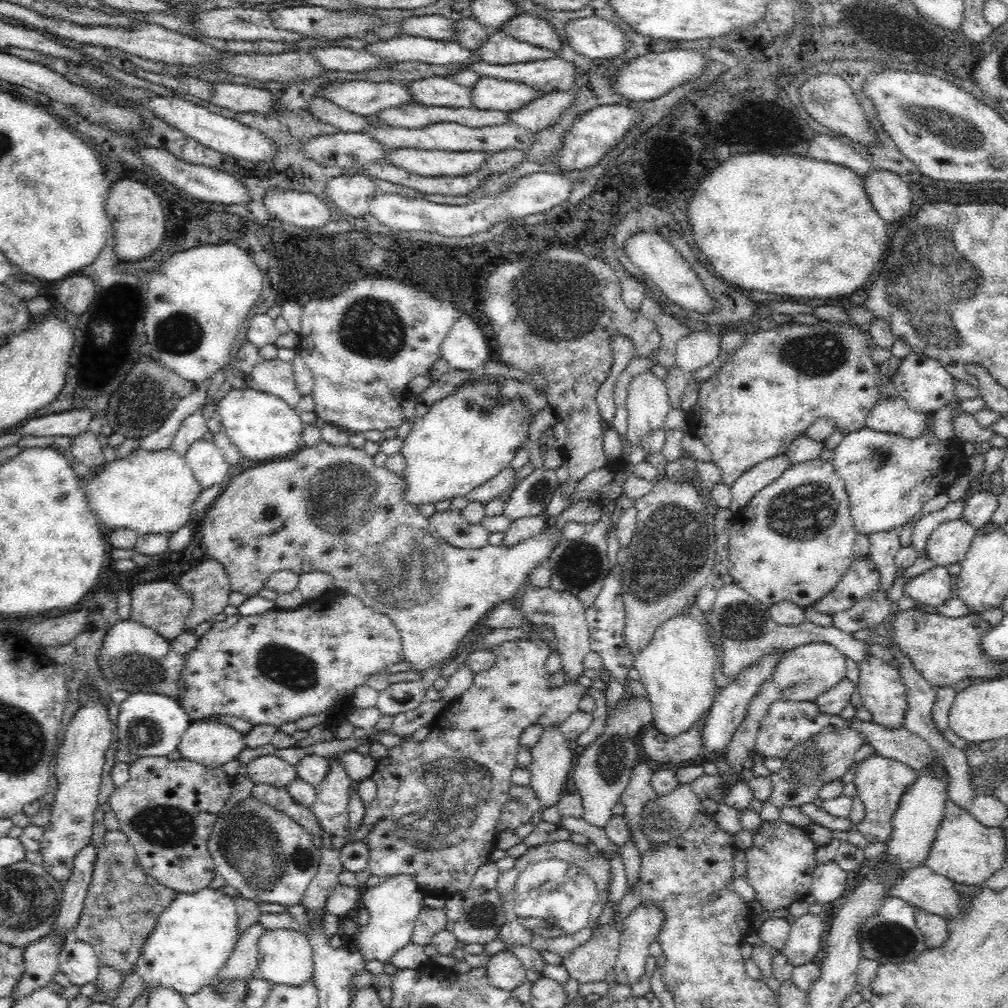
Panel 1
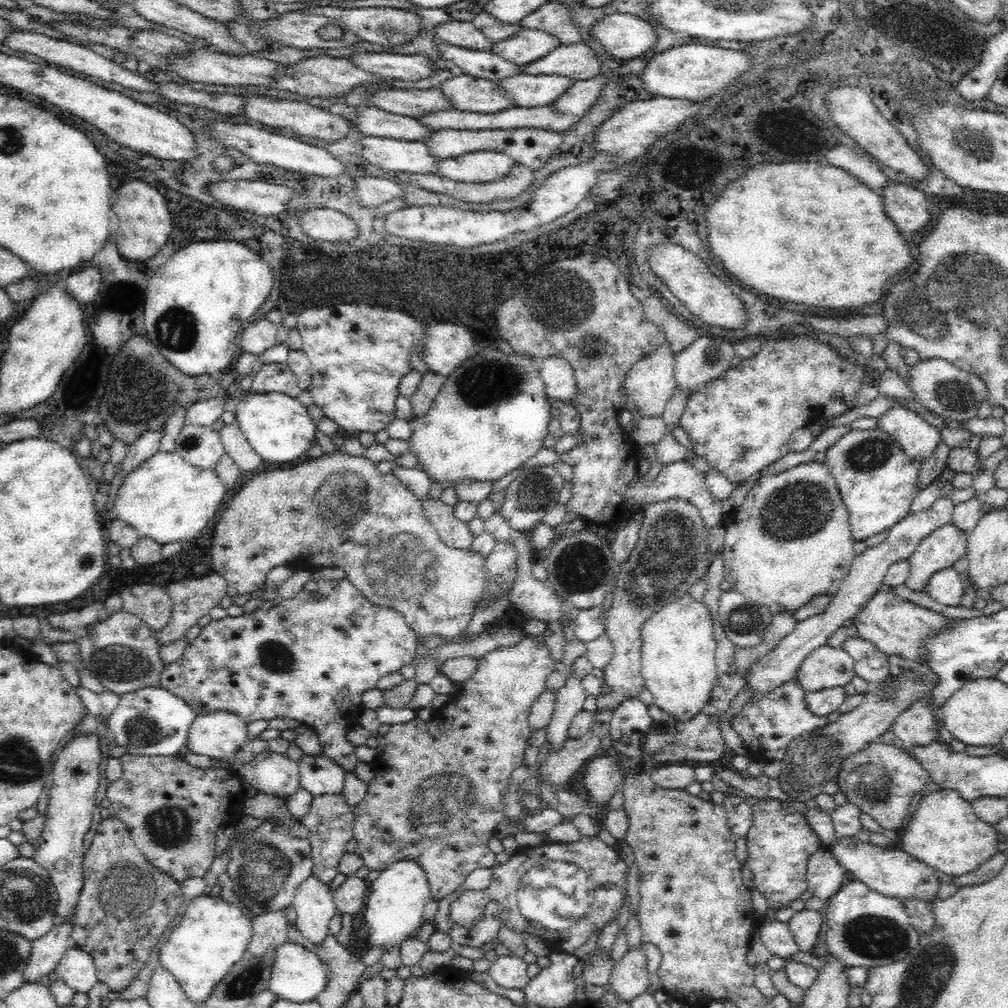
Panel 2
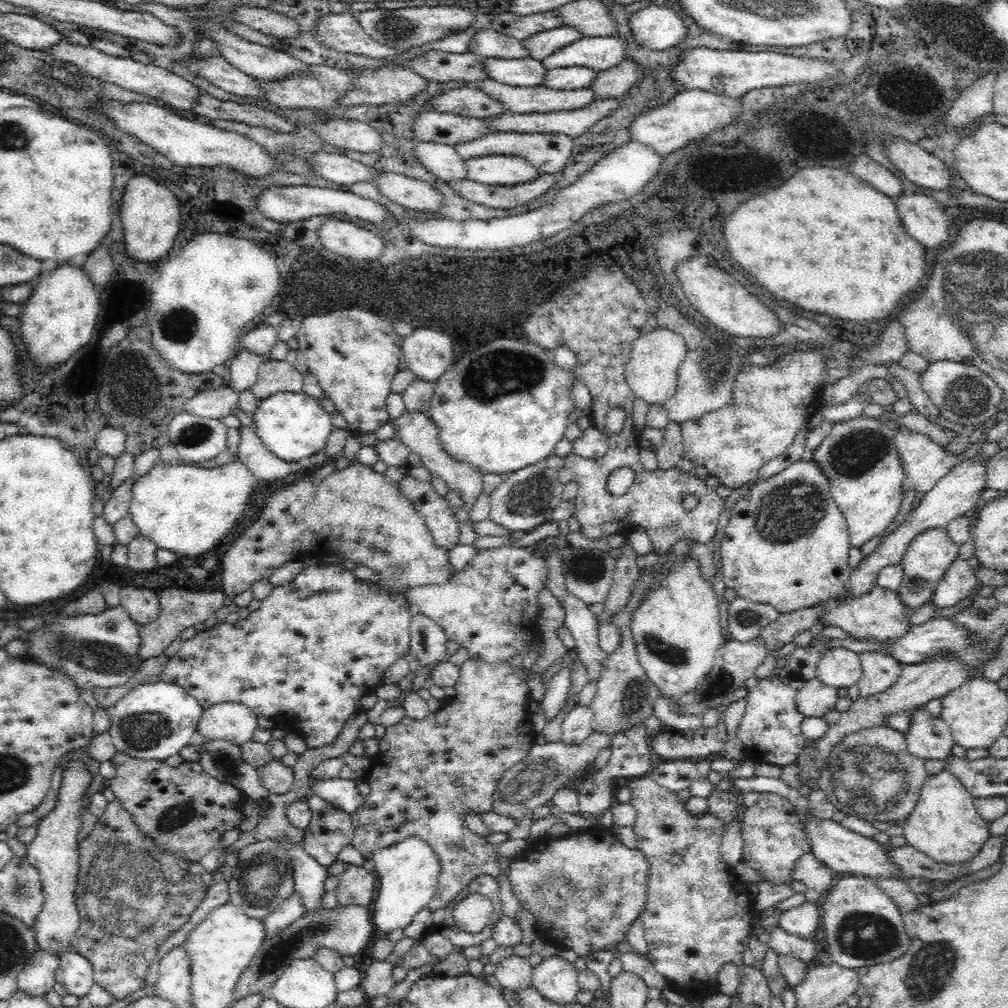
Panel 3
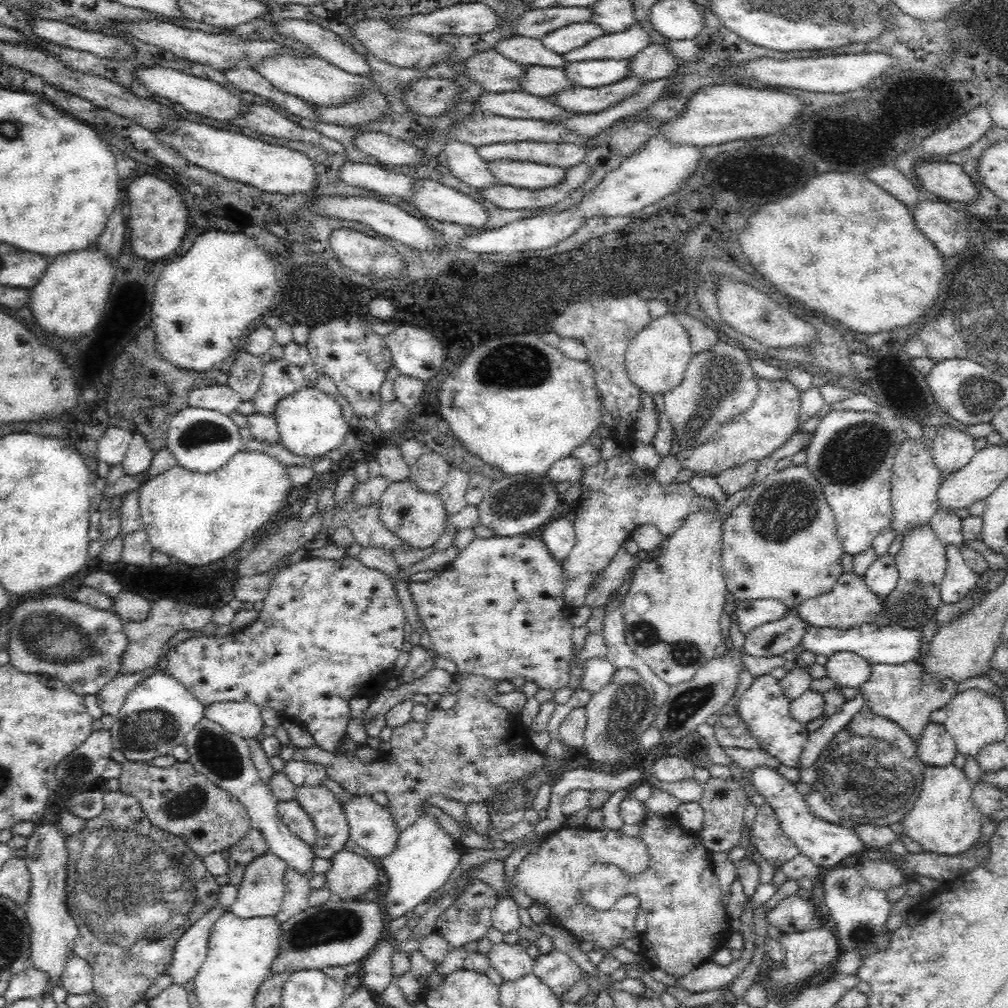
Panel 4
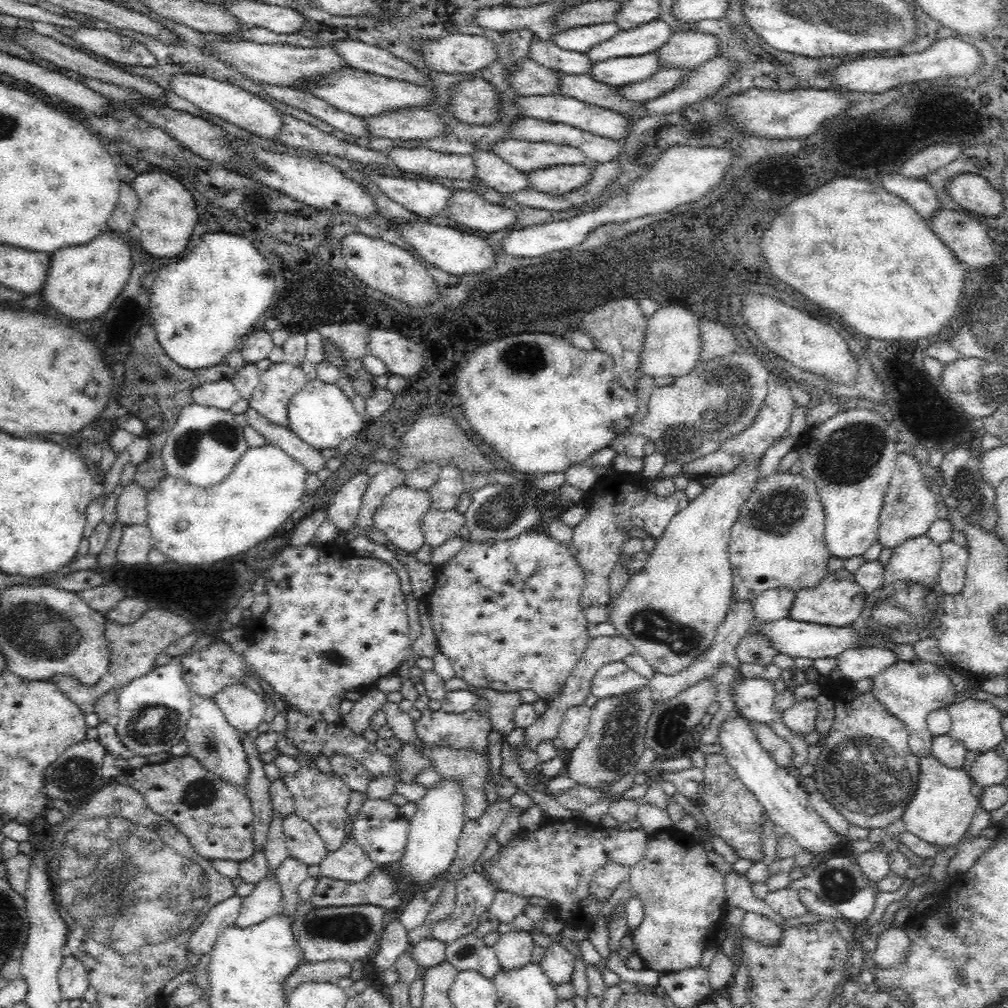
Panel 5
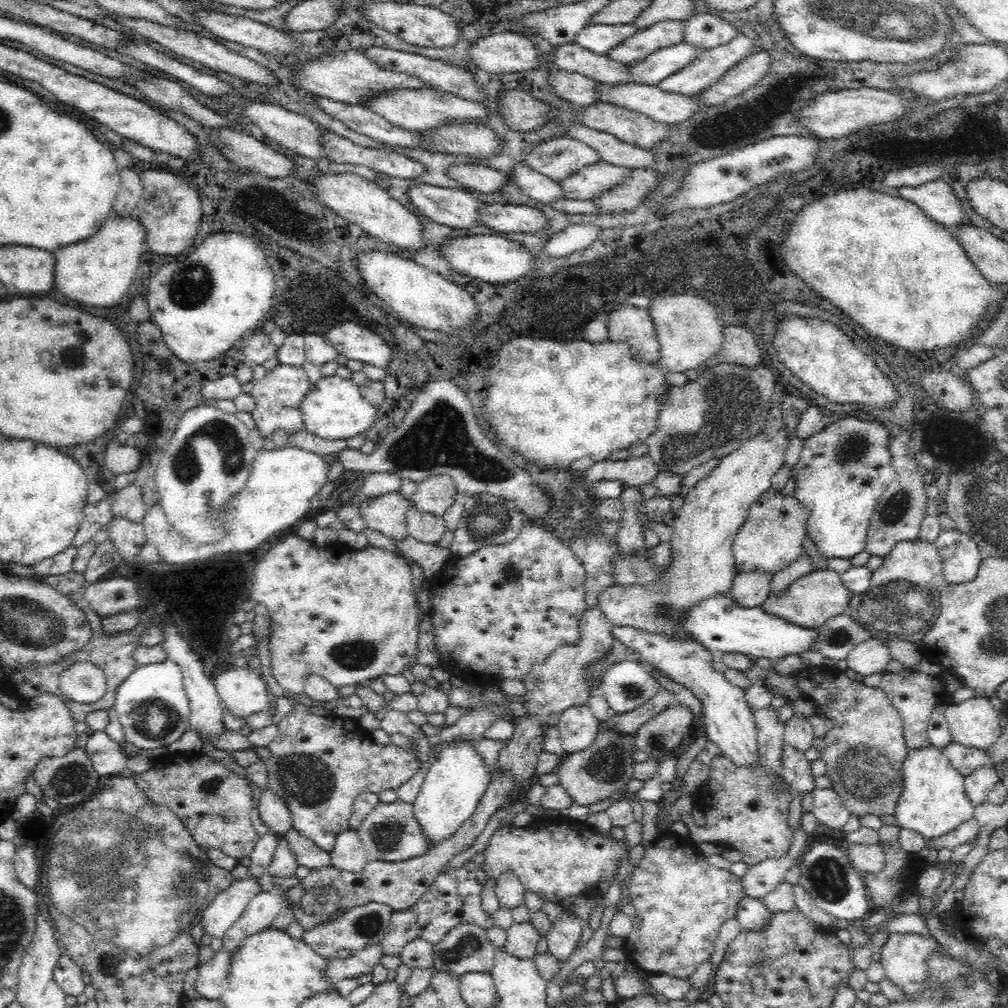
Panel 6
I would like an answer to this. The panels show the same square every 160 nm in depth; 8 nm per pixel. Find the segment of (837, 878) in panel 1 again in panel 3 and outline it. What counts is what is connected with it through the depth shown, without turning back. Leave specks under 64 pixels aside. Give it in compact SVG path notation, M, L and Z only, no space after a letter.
M811 852L803 854L794 867L792 876L802 881L807 888L814 888L823 893L833 883L836 873L824 863L821 863Z

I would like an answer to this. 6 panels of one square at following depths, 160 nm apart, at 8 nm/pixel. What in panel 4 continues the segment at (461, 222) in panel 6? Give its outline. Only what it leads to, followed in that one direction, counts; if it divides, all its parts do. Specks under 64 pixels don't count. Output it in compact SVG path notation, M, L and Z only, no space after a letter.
M364 162L336 163L336 166L336 174L340 181L408 203L408 194L412 190L412 177L393 173L387 171L383 166Z

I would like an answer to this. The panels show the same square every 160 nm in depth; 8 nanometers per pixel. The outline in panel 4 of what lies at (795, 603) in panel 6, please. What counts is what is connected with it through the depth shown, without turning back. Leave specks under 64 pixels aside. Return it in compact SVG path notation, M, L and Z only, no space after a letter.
M846 573L836 581L832 592L810 598L794 610L805 623L812 624L813 627L849 629L874 622L884 612L884 601L868 589L862 577L855 573Z

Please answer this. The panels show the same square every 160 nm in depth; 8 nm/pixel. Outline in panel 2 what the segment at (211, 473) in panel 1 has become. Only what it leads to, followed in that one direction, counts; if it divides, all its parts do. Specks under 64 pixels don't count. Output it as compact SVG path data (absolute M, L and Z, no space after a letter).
M185 424L175 444L175 452L190 464L202 469L216 468L224 447L218 431L210 427Z

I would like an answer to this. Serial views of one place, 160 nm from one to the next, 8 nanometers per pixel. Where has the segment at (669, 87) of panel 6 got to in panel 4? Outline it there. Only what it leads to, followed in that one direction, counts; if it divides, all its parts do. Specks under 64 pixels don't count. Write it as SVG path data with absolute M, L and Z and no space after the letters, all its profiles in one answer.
M620 80L607 86L598 86L598 88L582 88L575 86L570 89L545 97L545 101L550 101L554 105L562 107L573 113L588 114L590 112L602 112L616 102L629 98L645 82L639 80Z

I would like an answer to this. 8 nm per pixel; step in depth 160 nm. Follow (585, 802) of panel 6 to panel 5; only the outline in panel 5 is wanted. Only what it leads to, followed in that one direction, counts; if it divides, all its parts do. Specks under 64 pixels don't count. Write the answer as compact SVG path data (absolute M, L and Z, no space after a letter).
M646 684L640 690L597 699L590 708L588 730L578 746L572 749L572 758L568 762L568 774L572 780L581 786L598 789L600 782L617 782L636 766L647 748L647 722L656 706L651 692L652 689Z

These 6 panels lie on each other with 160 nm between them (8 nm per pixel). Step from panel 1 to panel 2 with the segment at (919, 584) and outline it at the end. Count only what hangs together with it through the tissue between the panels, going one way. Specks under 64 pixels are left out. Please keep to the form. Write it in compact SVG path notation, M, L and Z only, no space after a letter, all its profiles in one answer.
M946 568L929 578L927 588L923 592L938 604L960 606L964 583L963 575L957 574L952 568Z

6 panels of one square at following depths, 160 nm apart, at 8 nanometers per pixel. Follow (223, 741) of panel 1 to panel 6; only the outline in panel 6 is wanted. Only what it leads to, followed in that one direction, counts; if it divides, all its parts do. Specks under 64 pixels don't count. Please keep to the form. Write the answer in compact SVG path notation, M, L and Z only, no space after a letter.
M249 667L222 669L213 681L224 708L236 718L269 711L265 678Z

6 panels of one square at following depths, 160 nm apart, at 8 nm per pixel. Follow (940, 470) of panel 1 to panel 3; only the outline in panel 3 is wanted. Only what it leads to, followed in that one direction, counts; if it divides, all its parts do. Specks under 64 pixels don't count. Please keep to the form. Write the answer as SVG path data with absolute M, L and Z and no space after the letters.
M860 416L837 423L830 434L814 450L813 462L829 480L833 499L841 510L841 514L844 515L851 547L860 549L874 536L883 535L888 526L895 522L906 490L901 488L905 472L901 468L900 455L894 444L893 428L881 424L876 421L876 418L866 419Z

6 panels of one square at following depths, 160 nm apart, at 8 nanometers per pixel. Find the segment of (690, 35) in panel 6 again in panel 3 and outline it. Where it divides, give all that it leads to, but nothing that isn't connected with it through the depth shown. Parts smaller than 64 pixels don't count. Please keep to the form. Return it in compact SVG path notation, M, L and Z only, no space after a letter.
M624 60L613 68L598 71L586 89L594 94L595 101L622 100L623 95L635 86L640 74L634 60Z

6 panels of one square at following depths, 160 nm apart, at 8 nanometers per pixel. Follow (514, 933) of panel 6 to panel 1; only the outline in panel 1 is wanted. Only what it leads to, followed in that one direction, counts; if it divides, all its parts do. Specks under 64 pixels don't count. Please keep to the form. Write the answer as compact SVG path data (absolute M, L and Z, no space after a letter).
M506 950L491 957L486 965L492 986L505 991L513 991L526 982L526 967L516 955Z

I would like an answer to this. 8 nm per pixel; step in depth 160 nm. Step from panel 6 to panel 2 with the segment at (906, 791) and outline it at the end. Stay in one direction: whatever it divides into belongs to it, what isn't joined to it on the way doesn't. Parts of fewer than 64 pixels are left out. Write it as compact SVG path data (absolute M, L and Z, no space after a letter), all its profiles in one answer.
M940 789L925 796L918 806L916 815L912 817L905 833L899 835L900 847L915 859L925 862L933 869L950 876L958 877L968 874L982 866L997 853L998 841L995 825L981 821L972 811L969 801L960 797L954 789Z

